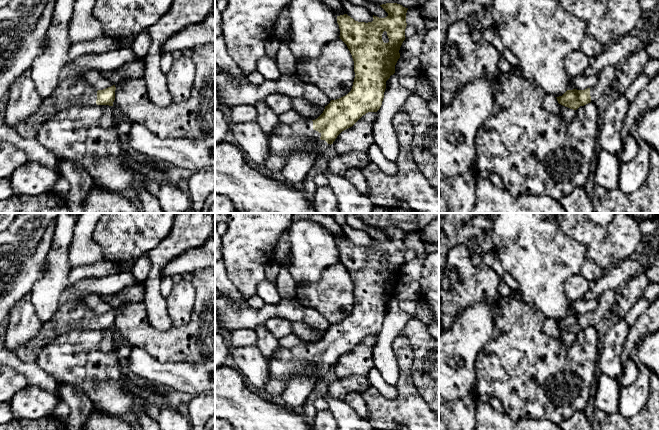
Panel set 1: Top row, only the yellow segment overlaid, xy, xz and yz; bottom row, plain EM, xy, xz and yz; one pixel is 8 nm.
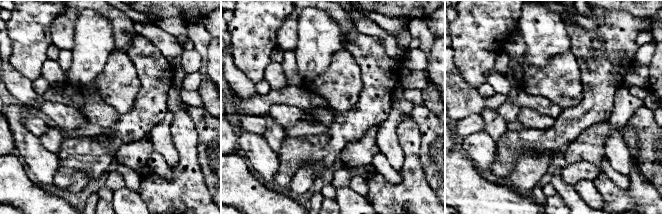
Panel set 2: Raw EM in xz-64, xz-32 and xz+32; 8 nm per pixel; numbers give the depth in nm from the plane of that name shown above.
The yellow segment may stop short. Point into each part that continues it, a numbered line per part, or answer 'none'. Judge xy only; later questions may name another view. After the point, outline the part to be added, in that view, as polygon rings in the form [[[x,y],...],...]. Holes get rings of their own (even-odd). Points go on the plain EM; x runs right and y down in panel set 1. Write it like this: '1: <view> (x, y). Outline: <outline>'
1: xy (71, 314). Outline: [[[83,297],[63,300],[51,319],[42,323],[39,334],[13,353],[20,361],[35,364],[41,349],[58,335],[73,329],[95,329],[97,315],[85,306]]]

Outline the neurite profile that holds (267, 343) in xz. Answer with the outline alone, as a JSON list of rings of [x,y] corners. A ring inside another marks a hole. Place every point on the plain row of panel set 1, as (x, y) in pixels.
[[[258,325],[254,330],[257,334],[256,346],[264,358],[269,361],[274,351],[279,347],[278,339],[264,325]]]

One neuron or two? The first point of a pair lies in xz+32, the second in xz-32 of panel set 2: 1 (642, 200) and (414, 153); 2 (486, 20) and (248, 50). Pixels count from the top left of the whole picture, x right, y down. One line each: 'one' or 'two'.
1: one
2: one

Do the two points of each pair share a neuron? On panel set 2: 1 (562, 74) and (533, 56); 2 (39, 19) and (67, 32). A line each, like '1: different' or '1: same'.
1: different
2: different

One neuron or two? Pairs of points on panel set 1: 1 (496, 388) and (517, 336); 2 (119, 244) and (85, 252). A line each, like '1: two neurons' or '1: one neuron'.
1: one neuron
2: two neurons

